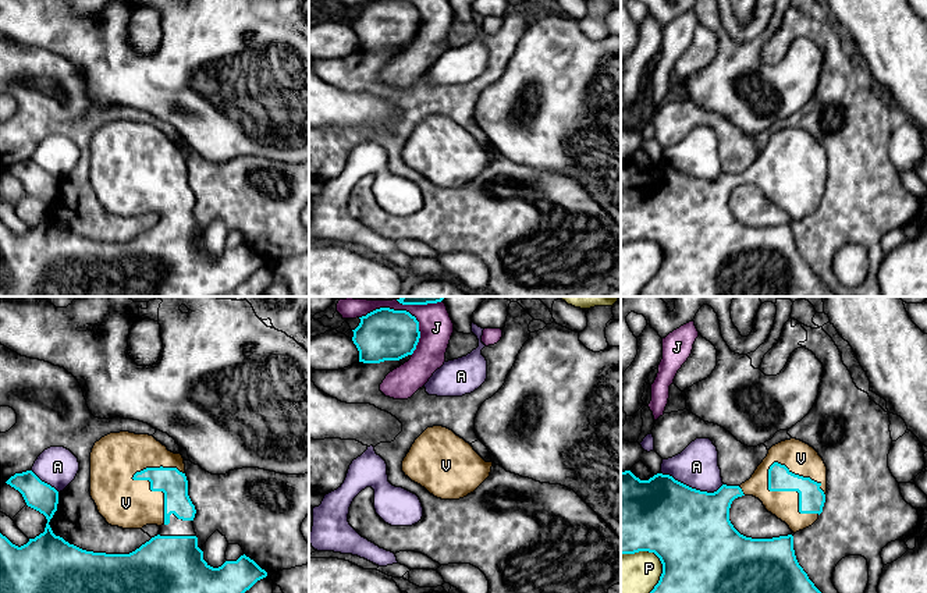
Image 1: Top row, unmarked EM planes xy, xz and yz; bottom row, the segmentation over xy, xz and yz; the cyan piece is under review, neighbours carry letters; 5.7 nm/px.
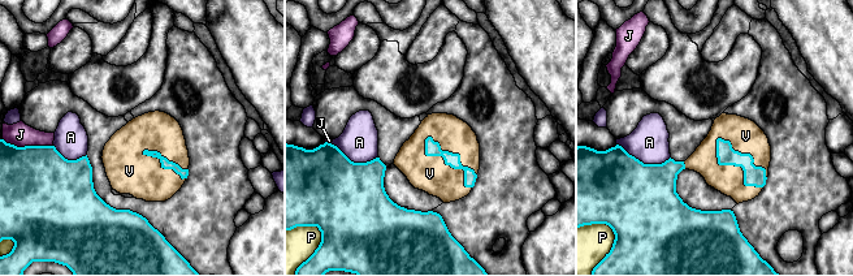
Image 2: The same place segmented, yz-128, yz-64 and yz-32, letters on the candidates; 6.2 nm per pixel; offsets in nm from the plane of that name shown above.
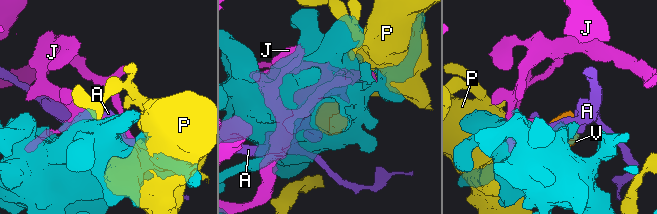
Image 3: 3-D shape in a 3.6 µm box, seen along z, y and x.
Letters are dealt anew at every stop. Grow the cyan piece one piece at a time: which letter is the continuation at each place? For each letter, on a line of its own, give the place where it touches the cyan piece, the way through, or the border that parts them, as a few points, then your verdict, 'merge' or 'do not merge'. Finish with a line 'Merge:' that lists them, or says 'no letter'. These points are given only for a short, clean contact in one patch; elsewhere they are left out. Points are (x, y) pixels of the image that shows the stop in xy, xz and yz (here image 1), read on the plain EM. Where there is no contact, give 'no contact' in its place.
A: yz (691, 176) | do not merge
J: xz (419, 21) | do not merge
P: yz (660, 266) | do not merge
V: yz (788, 178) | merge
Merge: V

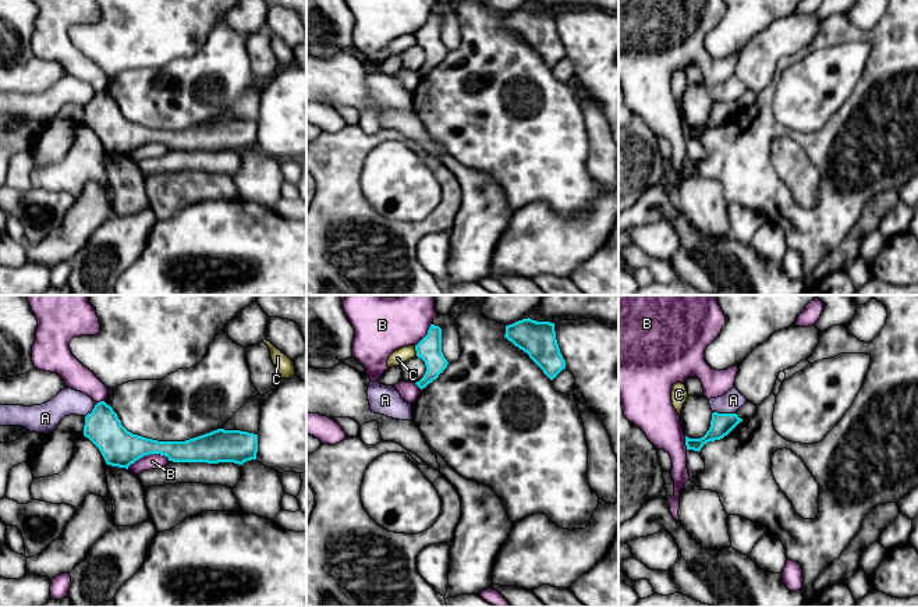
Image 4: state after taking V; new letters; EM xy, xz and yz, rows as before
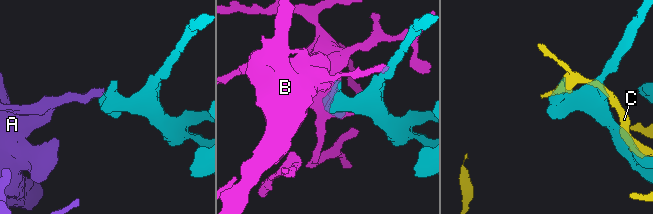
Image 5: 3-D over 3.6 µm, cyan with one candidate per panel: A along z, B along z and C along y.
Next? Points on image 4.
A: yz (725, 102) | along yz (713, 99), (734, 102) | do not merge
B: xy (148, 142) | do not merge
C: xz (415, 38) | do not merge
Merge: no letter

